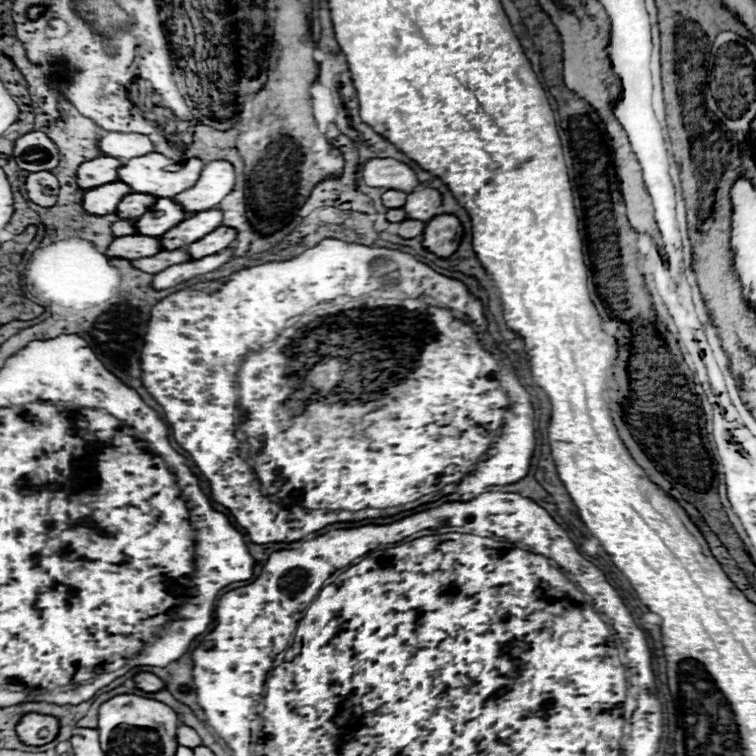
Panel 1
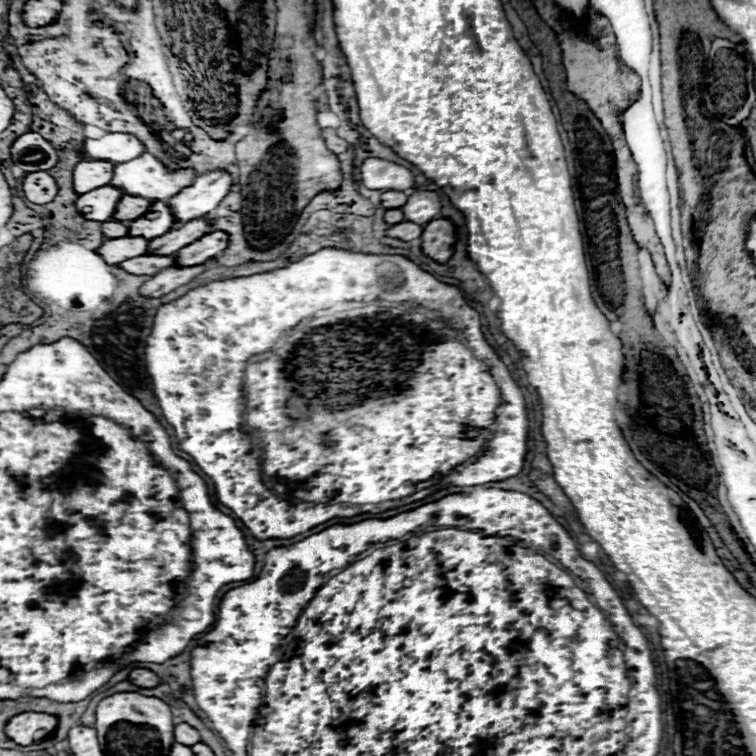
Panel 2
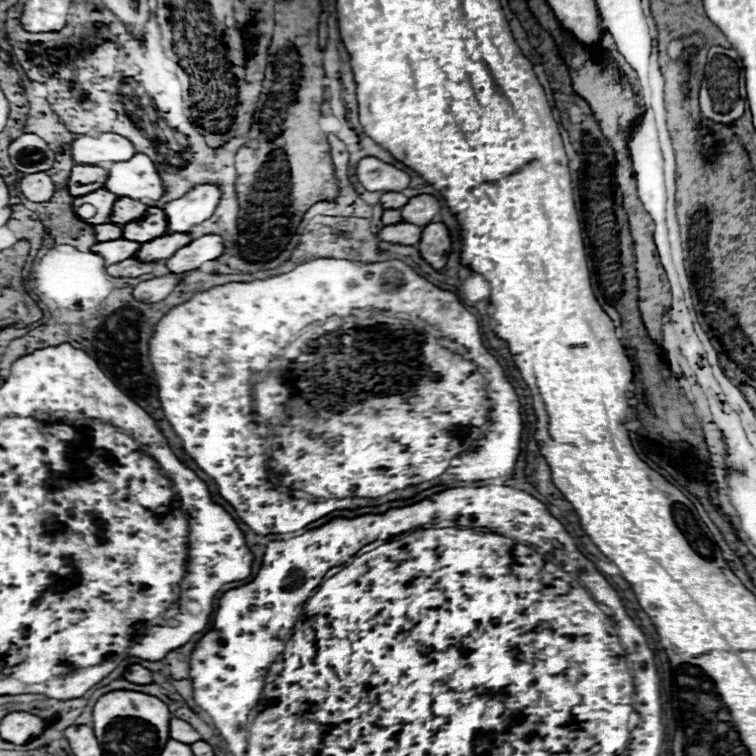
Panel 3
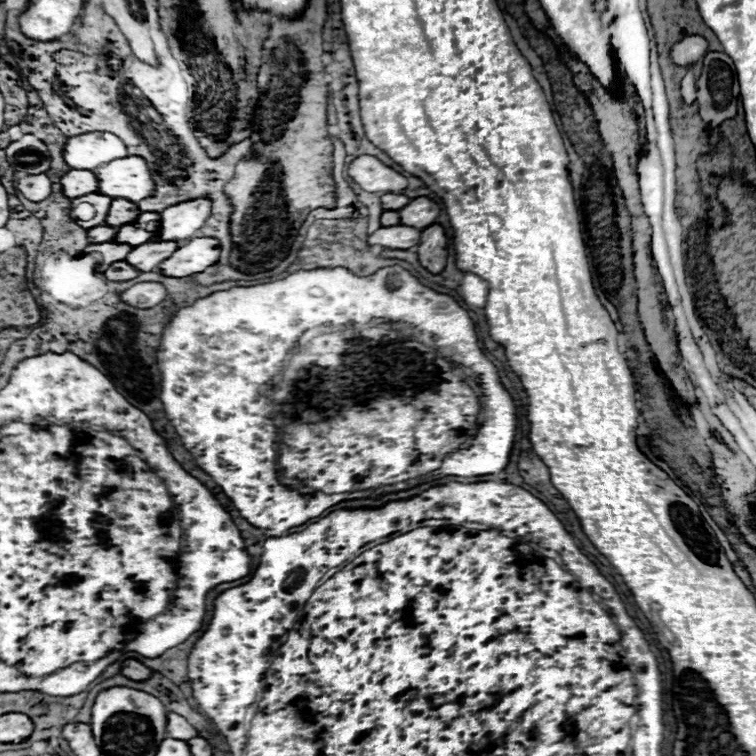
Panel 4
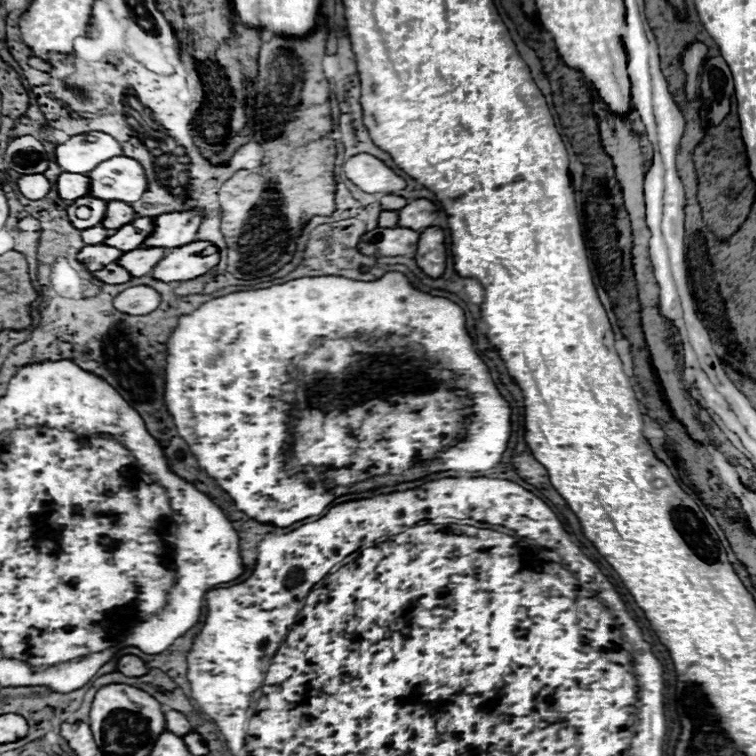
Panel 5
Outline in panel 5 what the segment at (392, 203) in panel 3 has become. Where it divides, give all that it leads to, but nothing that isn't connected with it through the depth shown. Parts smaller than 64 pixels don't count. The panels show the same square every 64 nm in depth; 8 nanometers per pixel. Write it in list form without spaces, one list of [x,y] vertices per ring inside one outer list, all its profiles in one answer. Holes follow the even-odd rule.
[[[386,194],[386,196],[382,196],[382,200],[380,200],[380,206],[382,206],[382,208],[392,208],[392,210],[400,210],[400,208],[404,208],[406,204],[408,204],[408,200],[402,198],[402,196],[396,196],[396,194]]]

